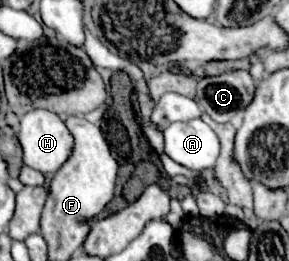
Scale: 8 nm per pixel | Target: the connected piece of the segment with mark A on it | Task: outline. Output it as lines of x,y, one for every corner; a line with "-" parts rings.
200,118
188,122
172,122
164,128
164,148
166,154
186,166
188,170
208,170
214,168
220,142
212,128

